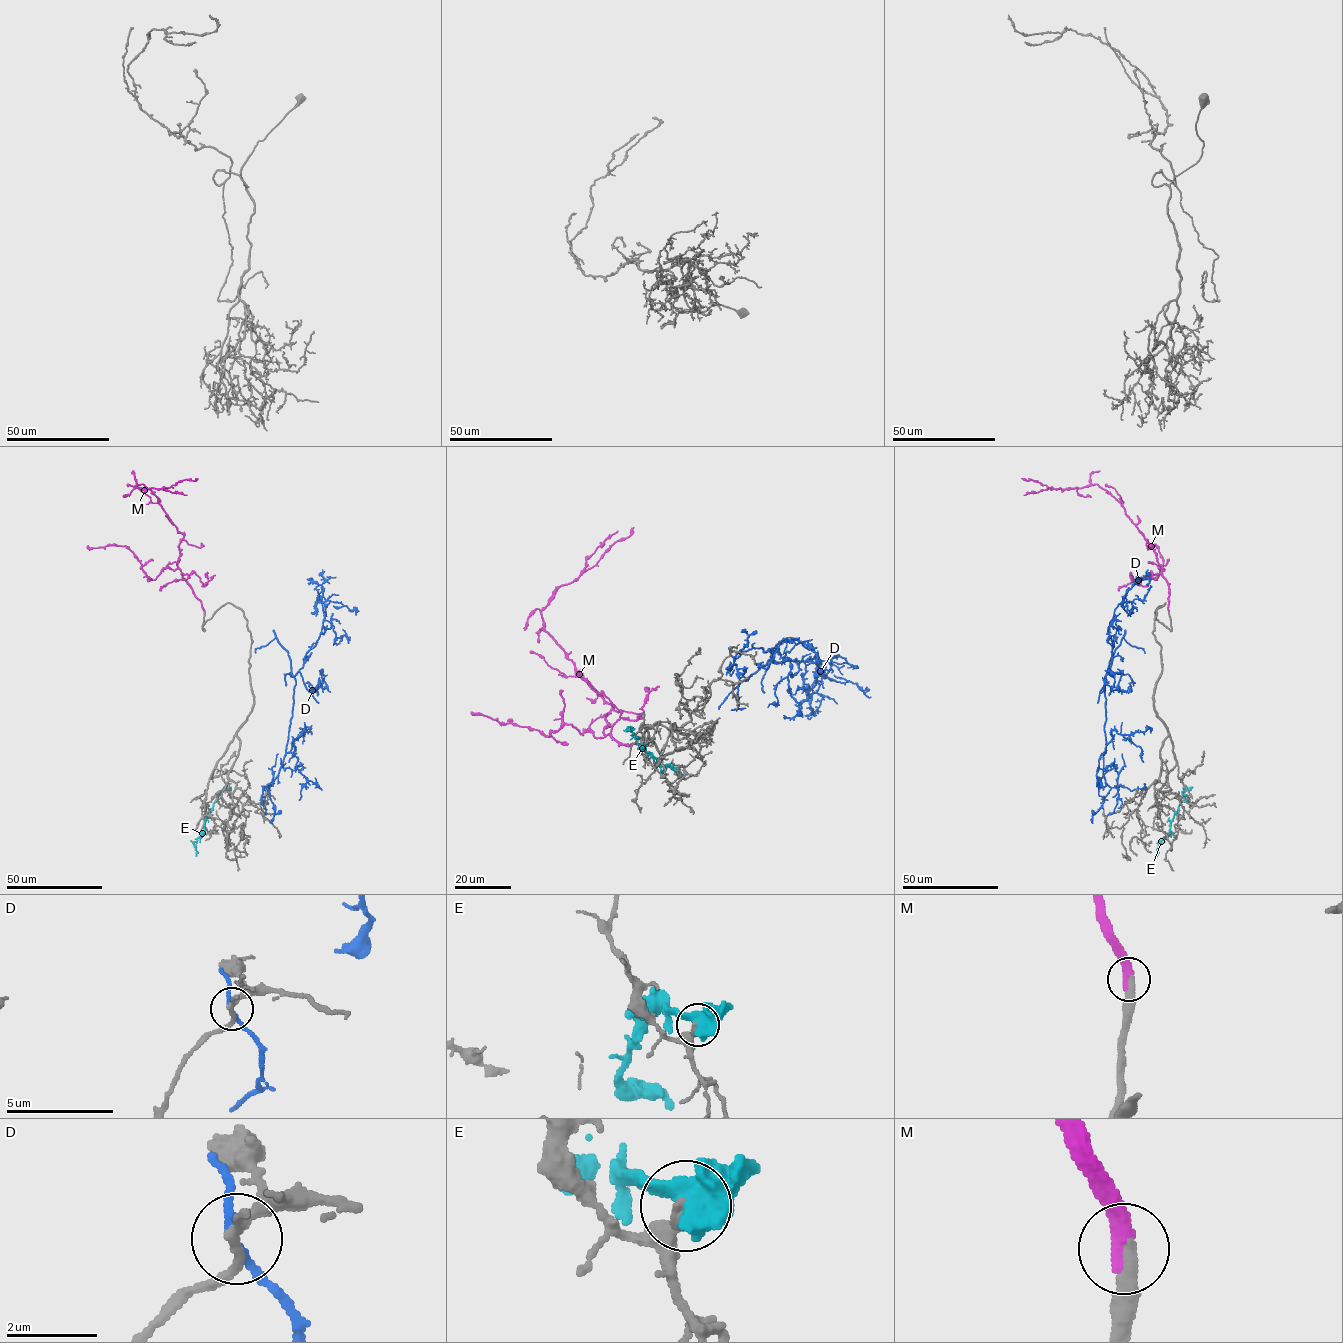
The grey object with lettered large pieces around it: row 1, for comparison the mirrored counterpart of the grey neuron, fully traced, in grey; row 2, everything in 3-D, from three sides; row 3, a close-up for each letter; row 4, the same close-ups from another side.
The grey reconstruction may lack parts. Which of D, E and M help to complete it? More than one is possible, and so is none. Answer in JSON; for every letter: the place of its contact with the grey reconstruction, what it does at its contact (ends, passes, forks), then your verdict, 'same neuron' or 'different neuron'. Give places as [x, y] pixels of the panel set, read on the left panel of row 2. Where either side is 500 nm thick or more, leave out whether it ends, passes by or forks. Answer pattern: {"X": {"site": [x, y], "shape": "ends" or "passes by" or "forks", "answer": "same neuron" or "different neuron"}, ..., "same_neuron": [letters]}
{"D": {"site": [263, 815], "shape": "passes by", "answer": "different neuron"}, "E": {"site": [230, 789], "answer": "different neuron"}, "M": {"site": [204, 612], "shape": "ends", "answer": "same neuron"}, "same_neuron": ["M"]}

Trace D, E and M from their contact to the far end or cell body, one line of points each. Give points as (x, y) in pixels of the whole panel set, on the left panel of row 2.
D: (263, 815), (262, 790), (286, 751), (290, 675), (324, 618), (324, 589), (311, 578), (309, 584)
E: (230, 789), (224, 788), (213, 803), (204, 823), (203, 835), (193, 843), (196, 856)
M: (204, 612), (177, 565), (178, 545), (184, 535), (149, 489), (143, 484), (134, 488), (161, 489), (197, 478)

